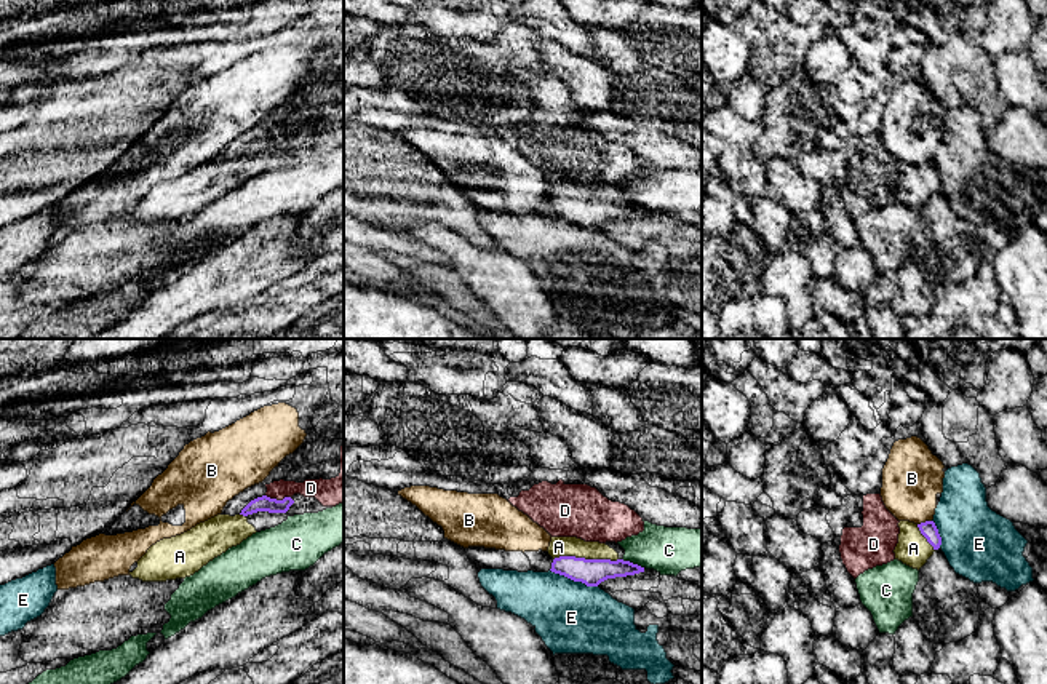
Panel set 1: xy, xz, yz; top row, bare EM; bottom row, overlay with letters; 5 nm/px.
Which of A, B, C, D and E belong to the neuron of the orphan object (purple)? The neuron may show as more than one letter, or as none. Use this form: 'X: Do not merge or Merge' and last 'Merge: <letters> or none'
A: Merge
B: Do not merge
C: Do not merge
D: Do not merge
E: Do not merge
Merge: A

